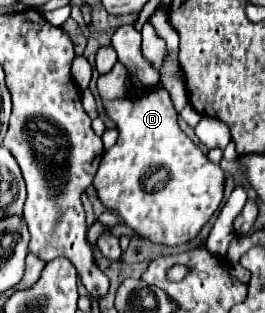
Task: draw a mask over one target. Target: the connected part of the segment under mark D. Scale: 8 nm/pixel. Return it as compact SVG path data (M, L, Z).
M163 87L149 89L141 99L115 99L103 101L103 105L107 109L107 115L117 123L119 139L109 151L105 151L101 165L93 177L93 187L99 201L107 209L115 211L125 221L125 225L135 229L151 243L169 247L189 243L201 233L203 225L209 223L209 219L223 201L223 169L211 163L207 155L179 129L177 111L169 99L169 93L165 93Z

